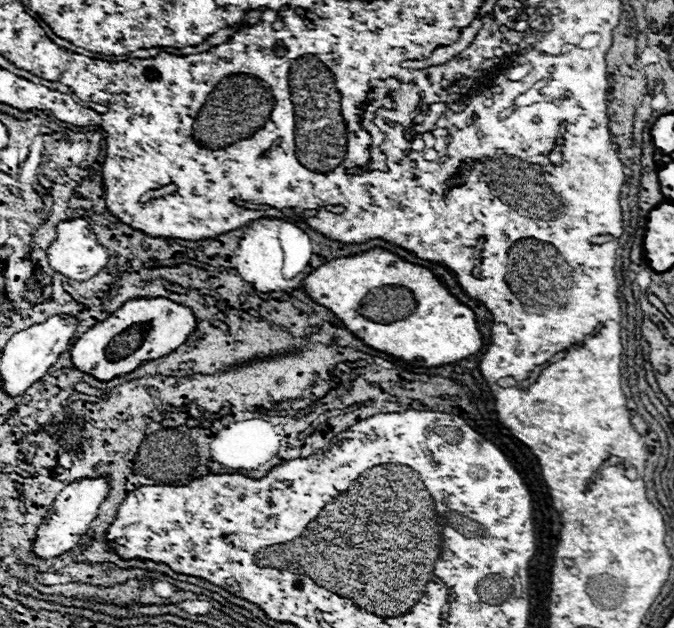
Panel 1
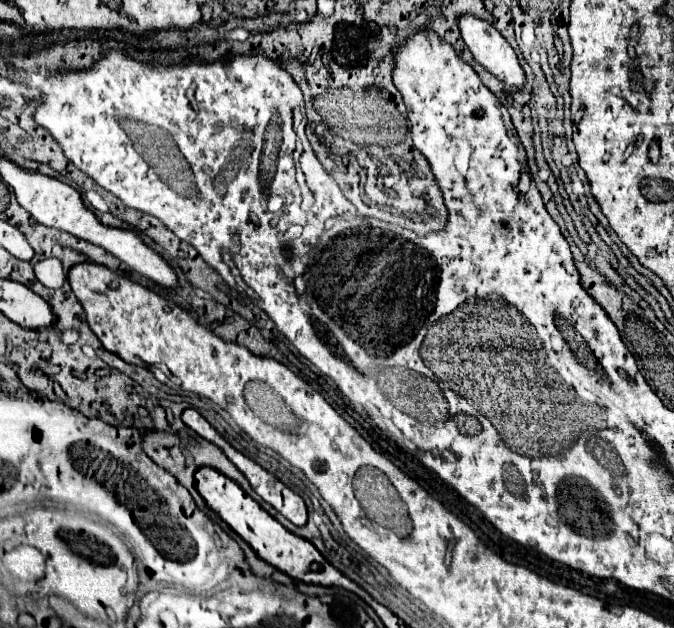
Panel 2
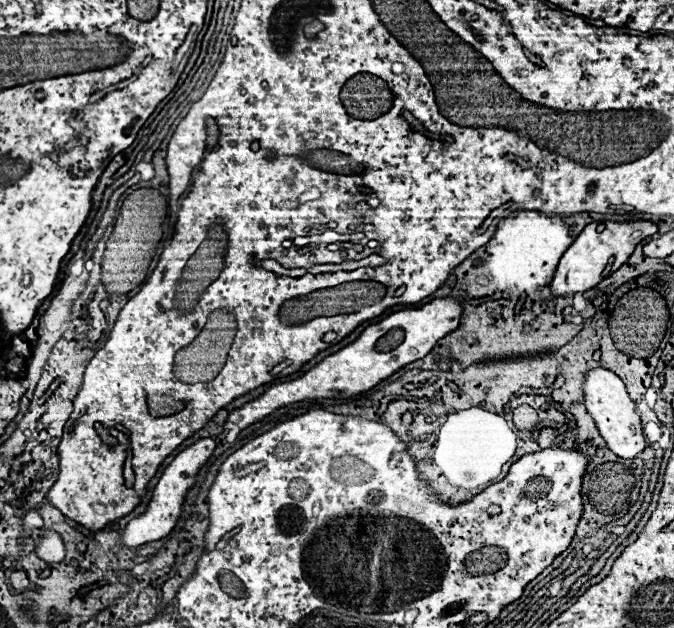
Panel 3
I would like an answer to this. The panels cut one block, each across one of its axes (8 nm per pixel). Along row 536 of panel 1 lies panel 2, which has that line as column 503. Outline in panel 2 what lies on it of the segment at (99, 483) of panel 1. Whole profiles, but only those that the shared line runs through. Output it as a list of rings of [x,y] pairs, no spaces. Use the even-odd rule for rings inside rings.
[[[462,14],[458,16],[458,28],[476,62],[504,84],[522,88],[526,82],[524,70],[520,68],[512,46],[490,22],[472,14]]]

